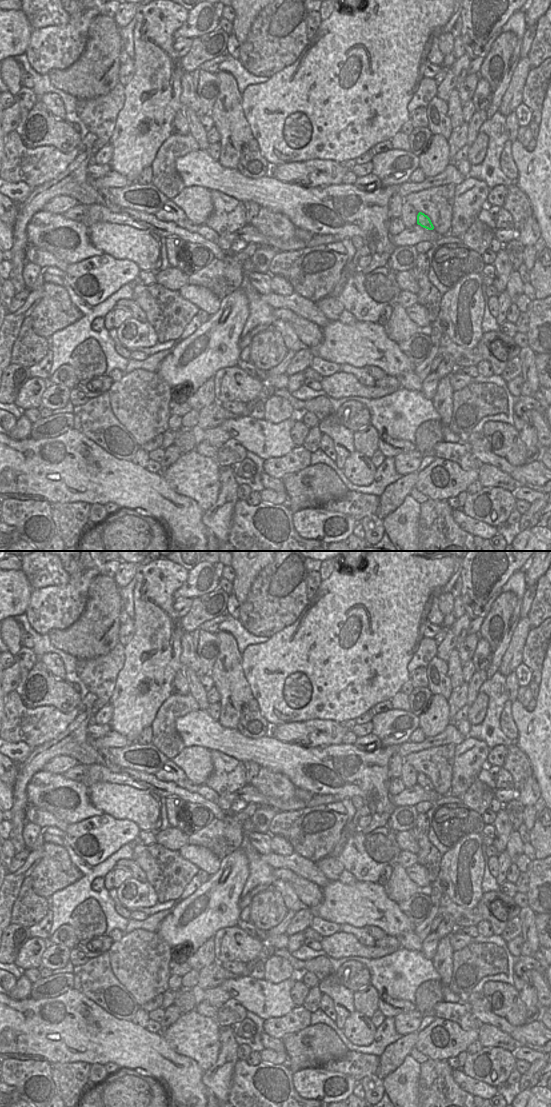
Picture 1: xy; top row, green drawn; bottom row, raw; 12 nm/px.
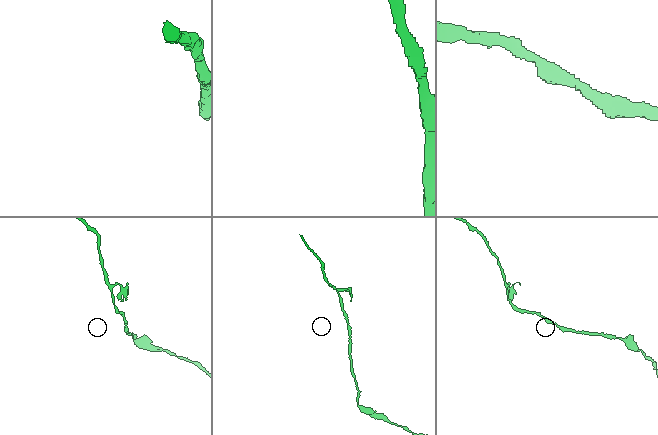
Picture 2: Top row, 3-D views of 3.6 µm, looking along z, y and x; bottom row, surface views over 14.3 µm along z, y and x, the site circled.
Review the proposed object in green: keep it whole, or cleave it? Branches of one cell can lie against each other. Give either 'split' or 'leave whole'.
leave whole

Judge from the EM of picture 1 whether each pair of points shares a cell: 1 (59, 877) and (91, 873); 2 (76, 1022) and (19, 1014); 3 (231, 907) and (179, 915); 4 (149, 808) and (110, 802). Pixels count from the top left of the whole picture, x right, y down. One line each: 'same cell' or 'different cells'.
1: different cells
2: same cell
3: same cell
4: same cell

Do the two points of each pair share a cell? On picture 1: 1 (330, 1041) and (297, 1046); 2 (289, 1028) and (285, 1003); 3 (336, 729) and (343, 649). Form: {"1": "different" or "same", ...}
{"1": "same", "2": "different", "3": "different"}

